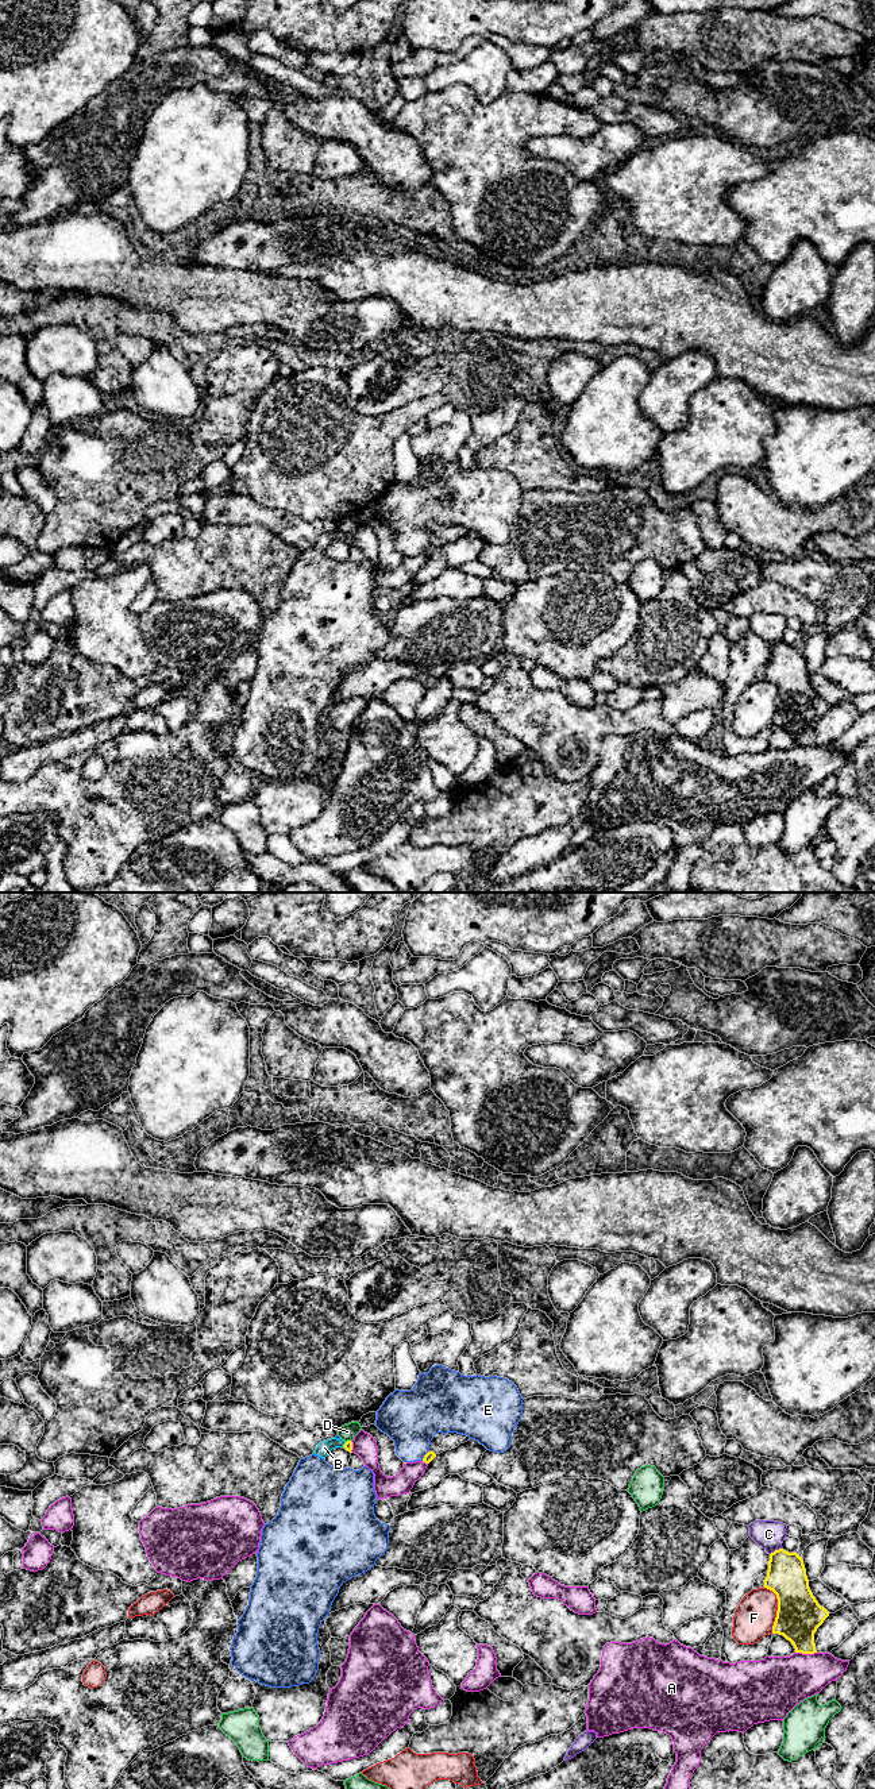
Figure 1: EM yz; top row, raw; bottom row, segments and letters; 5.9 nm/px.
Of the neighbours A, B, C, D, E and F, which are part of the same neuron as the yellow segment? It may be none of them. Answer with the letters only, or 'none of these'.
B

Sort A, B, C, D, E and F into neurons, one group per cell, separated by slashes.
A / B / C D / E / F

